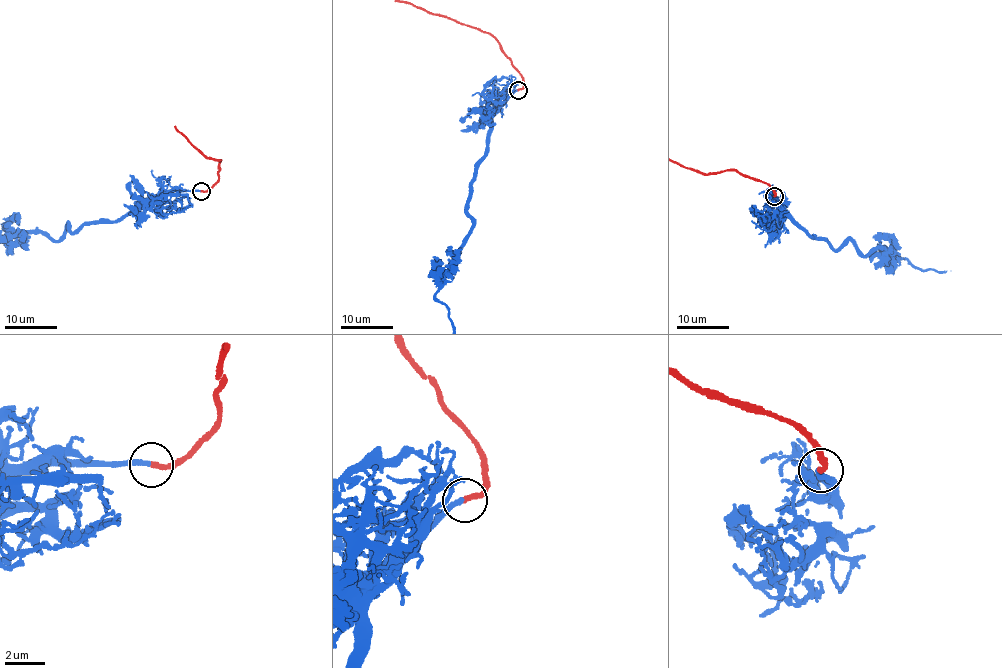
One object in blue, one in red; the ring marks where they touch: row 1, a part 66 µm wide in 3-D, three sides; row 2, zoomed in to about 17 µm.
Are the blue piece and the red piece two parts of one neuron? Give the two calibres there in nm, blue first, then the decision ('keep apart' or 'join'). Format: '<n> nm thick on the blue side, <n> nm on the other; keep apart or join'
280 nm thick on the blue side, 260 nm on the other; join

